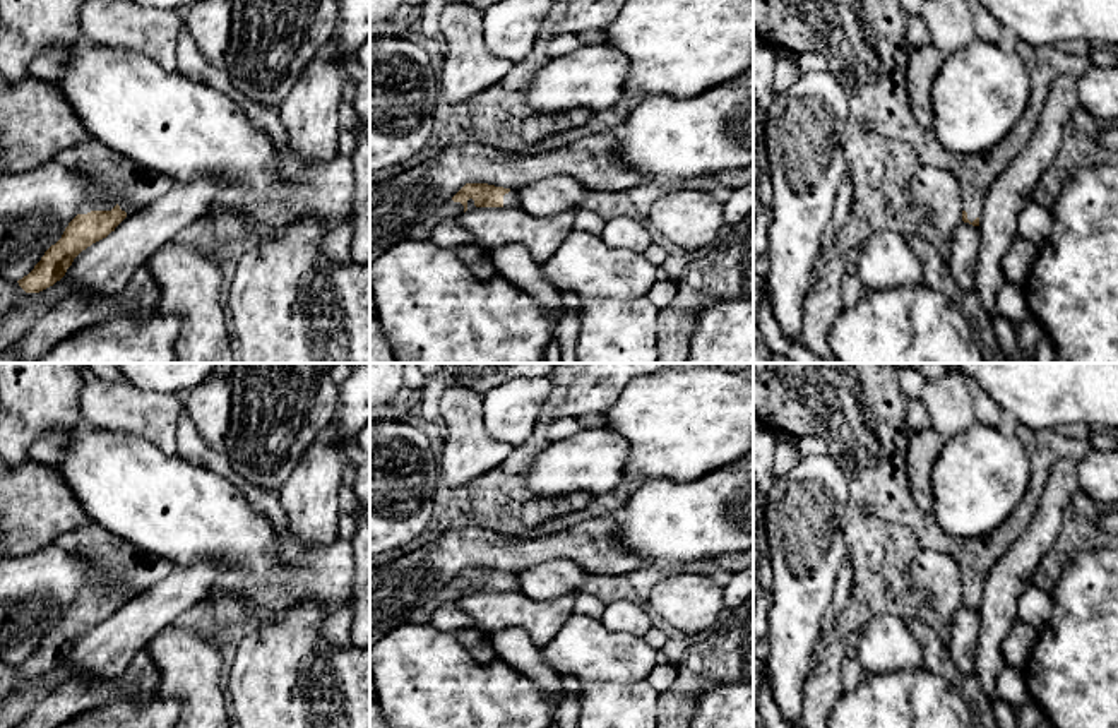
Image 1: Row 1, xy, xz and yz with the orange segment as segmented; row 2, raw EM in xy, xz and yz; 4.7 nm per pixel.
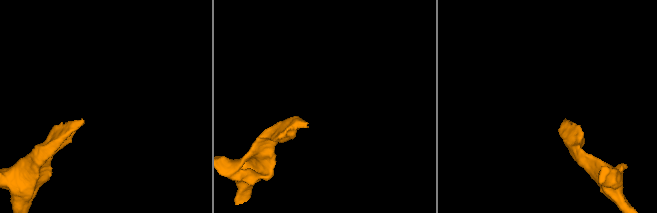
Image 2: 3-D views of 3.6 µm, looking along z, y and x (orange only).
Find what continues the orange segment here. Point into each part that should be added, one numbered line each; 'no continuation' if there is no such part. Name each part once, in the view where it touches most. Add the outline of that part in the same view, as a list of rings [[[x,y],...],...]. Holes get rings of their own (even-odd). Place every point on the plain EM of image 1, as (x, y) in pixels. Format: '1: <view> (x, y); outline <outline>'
1: xy (115, 559); outline [[[94,521],[56,536],[55,545],[96,565],[94,579],[82,588],[79,598],[111,594],[116,588],[127,598],[134,598],[164,579],[175,567]]]

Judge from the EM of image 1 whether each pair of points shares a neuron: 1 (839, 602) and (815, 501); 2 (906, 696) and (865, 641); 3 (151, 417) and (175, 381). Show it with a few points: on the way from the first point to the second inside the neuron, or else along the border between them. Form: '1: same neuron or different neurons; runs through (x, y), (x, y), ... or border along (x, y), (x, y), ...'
1: different neurons; border along (848, 555), (838, 574), (836, 595), (820, 622)
2: same neuron; runs through (896, 682), (892, 668), (879, 655)
3: different neurons; border along (129, 381), (141, 389), (177, 394)

